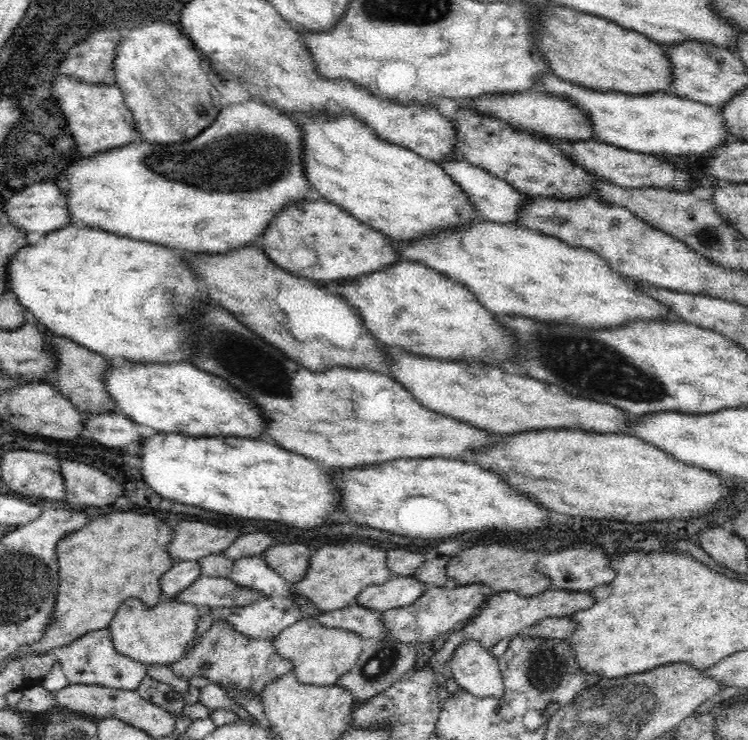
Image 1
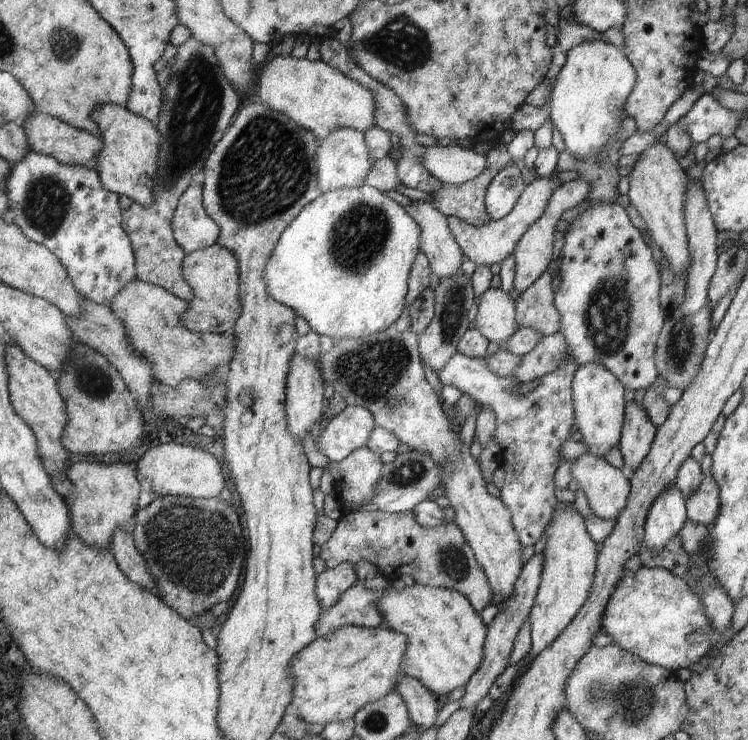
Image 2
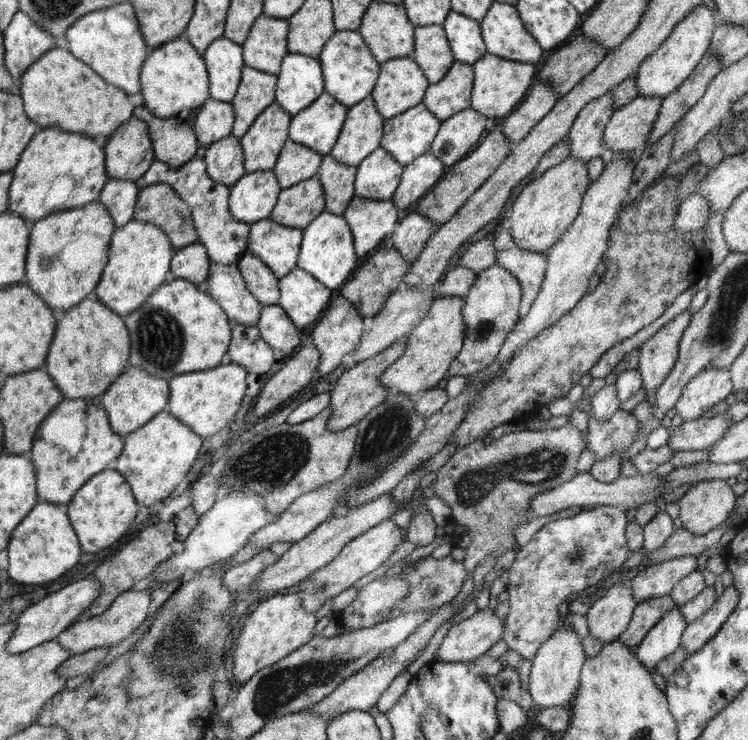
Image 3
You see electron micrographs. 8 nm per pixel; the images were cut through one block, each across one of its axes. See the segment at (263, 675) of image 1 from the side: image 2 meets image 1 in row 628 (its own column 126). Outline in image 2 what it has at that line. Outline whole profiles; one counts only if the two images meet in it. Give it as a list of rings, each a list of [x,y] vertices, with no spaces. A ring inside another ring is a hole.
[[[189,37],[177,46],[170,67],[171,73],[162,93],[163,103],[155,122],[161,139],[152,205],[145,207],[134,201],[130,208],[122,211],[121,225],[130,239],[135,256],[136,279],[162,287],[189,302],[193,294],[181,271],[186,253],[174,240],[171,218],[182,193],[190,186],[192,178],[203,170],[206,159],[224,136],[242,104],[240,94],[222,72],[214,49],[197,38]]]

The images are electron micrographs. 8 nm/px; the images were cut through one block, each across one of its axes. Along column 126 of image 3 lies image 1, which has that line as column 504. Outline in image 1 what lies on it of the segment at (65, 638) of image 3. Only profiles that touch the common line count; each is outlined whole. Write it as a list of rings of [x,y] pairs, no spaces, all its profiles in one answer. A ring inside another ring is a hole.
[[[554,585],[546,589],[545,592],[538,594],[538,596],[532,596],[532,598],[521,596],[518,592],[498,592],[491,596],[484,610],[476,618],[473,618],[470,624],[462,628],[459,627],[459,631],[450,636],[442,648],[432,656],[426,667],[430,667],[434,671],[436,664],[450,660],[456,647],[466,639],[478,640],[484,647],[492,649],[502,638],[515,637],[518,633],[536,624],[539,620],[551,616],[573,616],[576,612],[591,608],[594,604],[595,597],[591,594],[591,590],[588,592],[569,592],[569,590],[558,589]]]

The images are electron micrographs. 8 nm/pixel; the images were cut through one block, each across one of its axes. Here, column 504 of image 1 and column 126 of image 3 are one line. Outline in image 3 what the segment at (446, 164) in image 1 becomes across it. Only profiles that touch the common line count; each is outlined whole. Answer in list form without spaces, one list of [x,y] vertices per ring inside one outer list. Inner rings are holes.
[[[109,179],[101,190],[99,201],[107,206],[116,227],[133,220],[134,206],[141,188],[140,180]]]

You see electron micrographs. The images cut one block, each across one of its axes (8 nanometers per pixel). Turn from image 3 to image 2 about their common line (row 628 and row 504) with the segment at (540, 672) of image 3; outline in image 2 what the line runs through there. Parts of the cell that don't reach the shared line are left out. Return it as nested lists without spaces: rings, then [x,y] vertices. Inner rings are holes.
[[[558,504],[545,528],[545,533],[546,546],[542,553],[541,581],[528,618],[531,624],[531,652],[527,660],[534,658],[552,643],[578,614],[588,598],[596,570],[596,544],[588,534],[584,518],[573,504]]]

